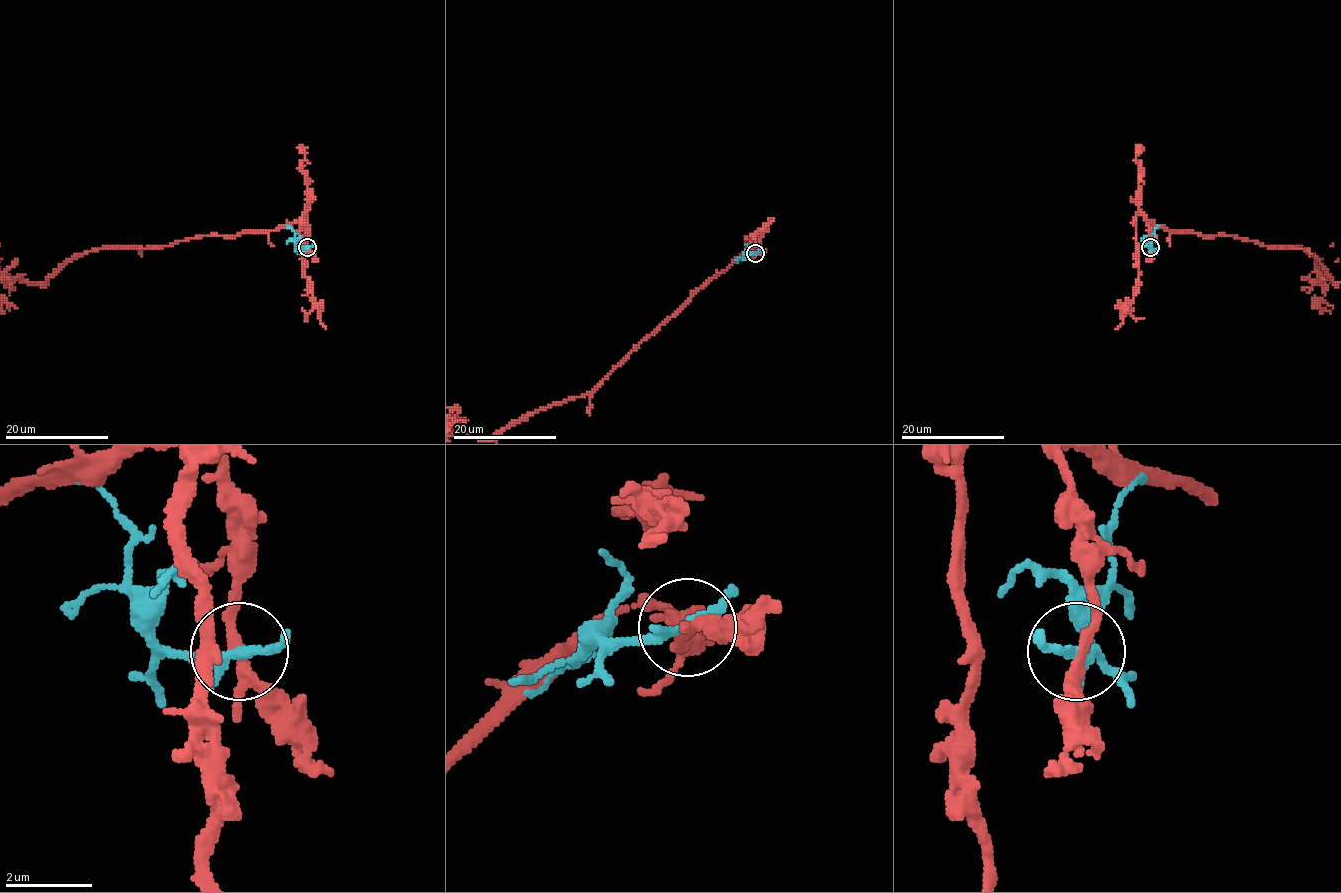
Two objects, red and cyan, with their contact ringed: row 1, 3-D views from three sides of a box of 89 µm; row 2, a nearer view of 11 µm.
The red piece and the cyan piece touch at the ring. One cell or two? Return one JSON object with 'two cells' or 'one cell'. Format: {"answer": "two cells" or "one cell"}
{"answer": "two cells"}

